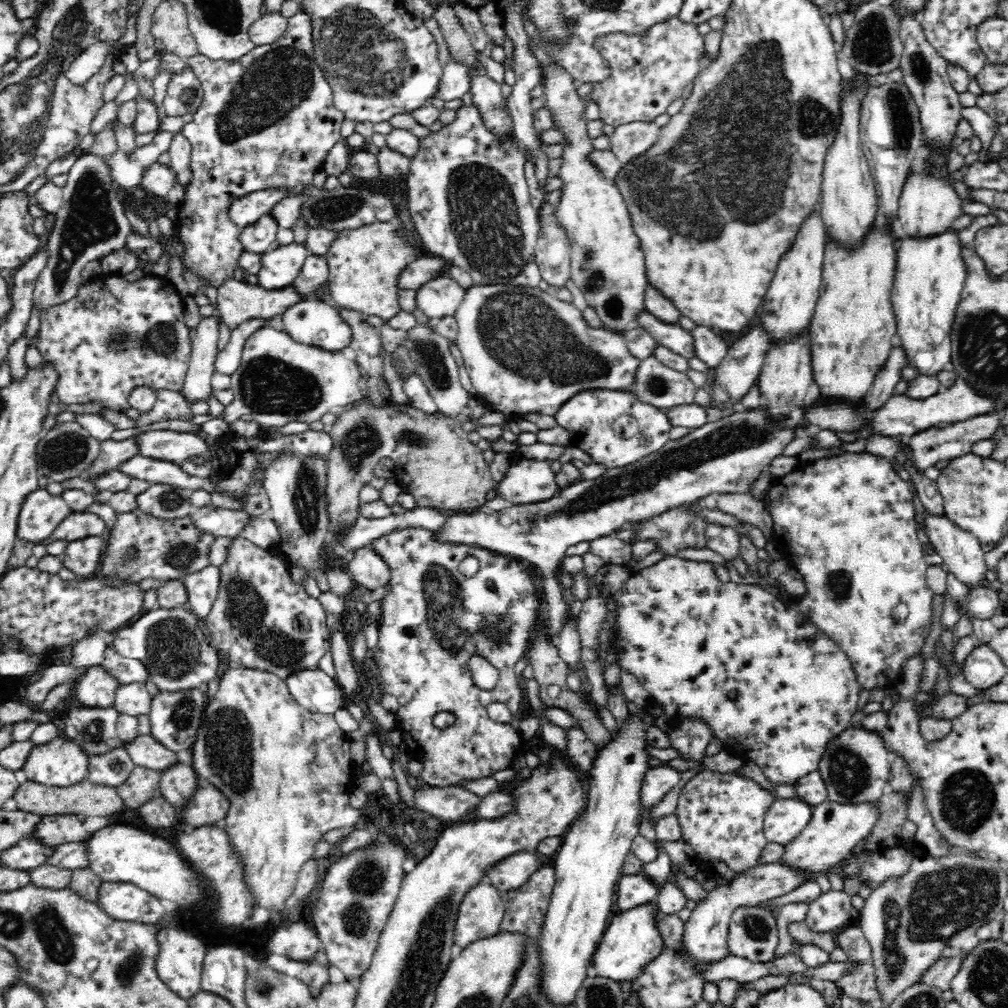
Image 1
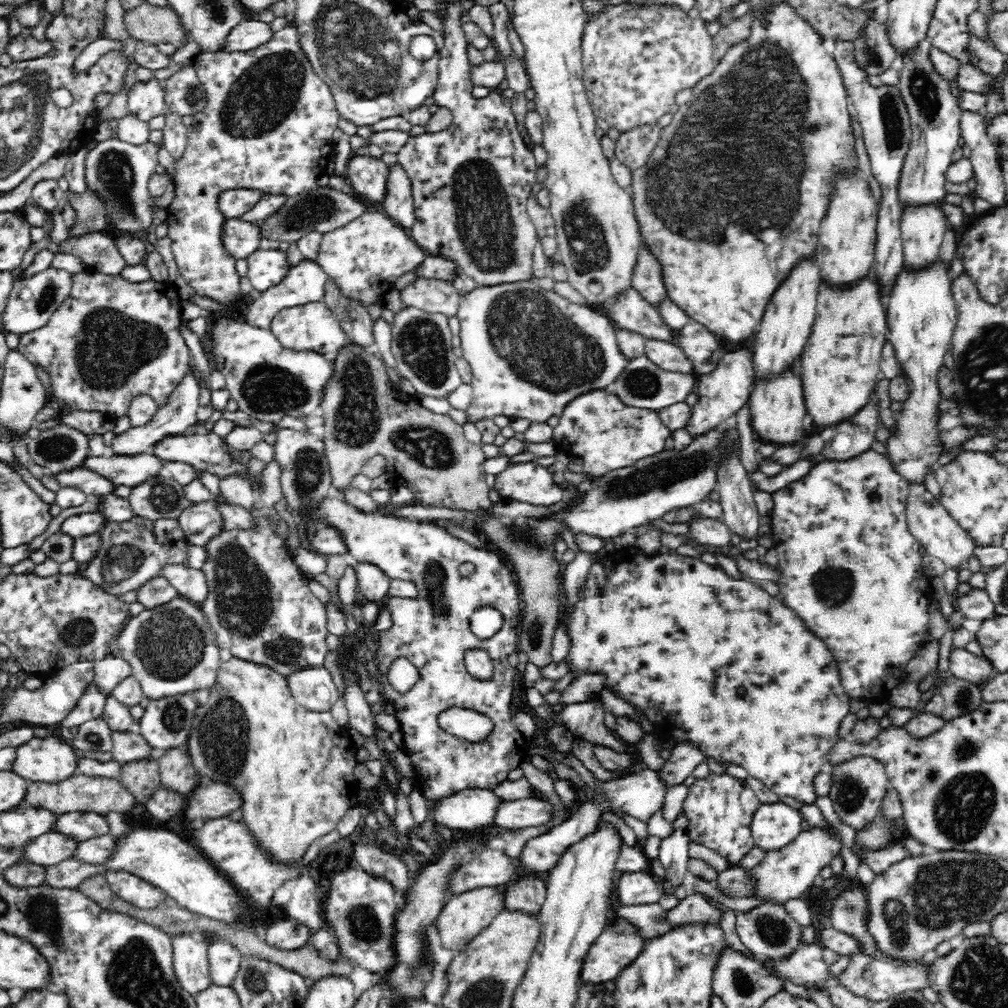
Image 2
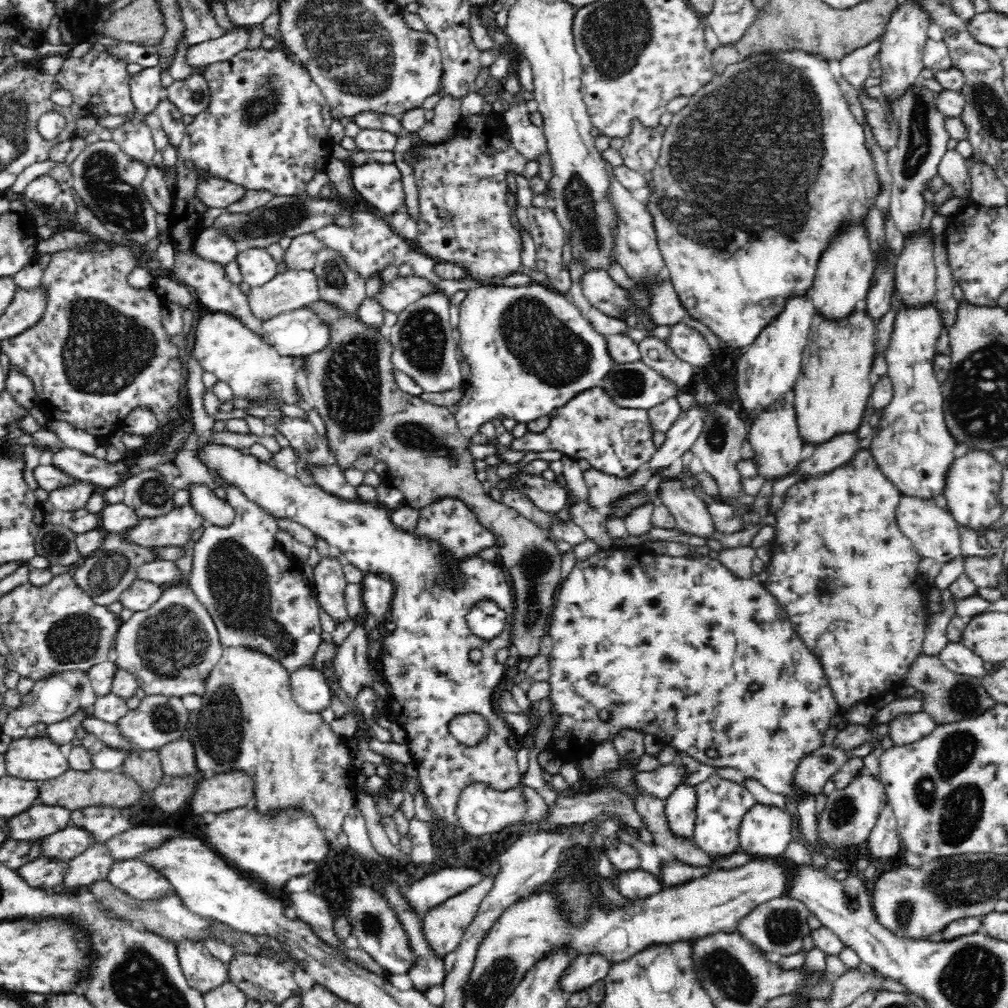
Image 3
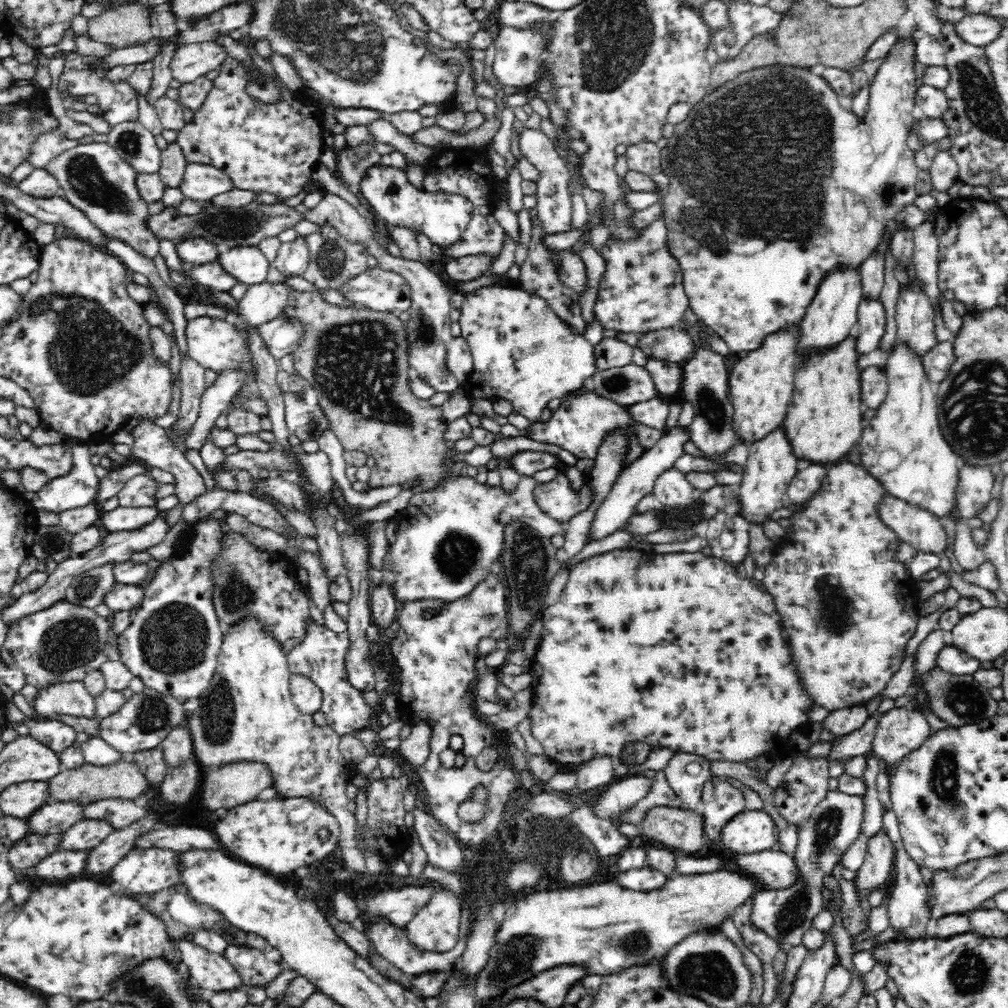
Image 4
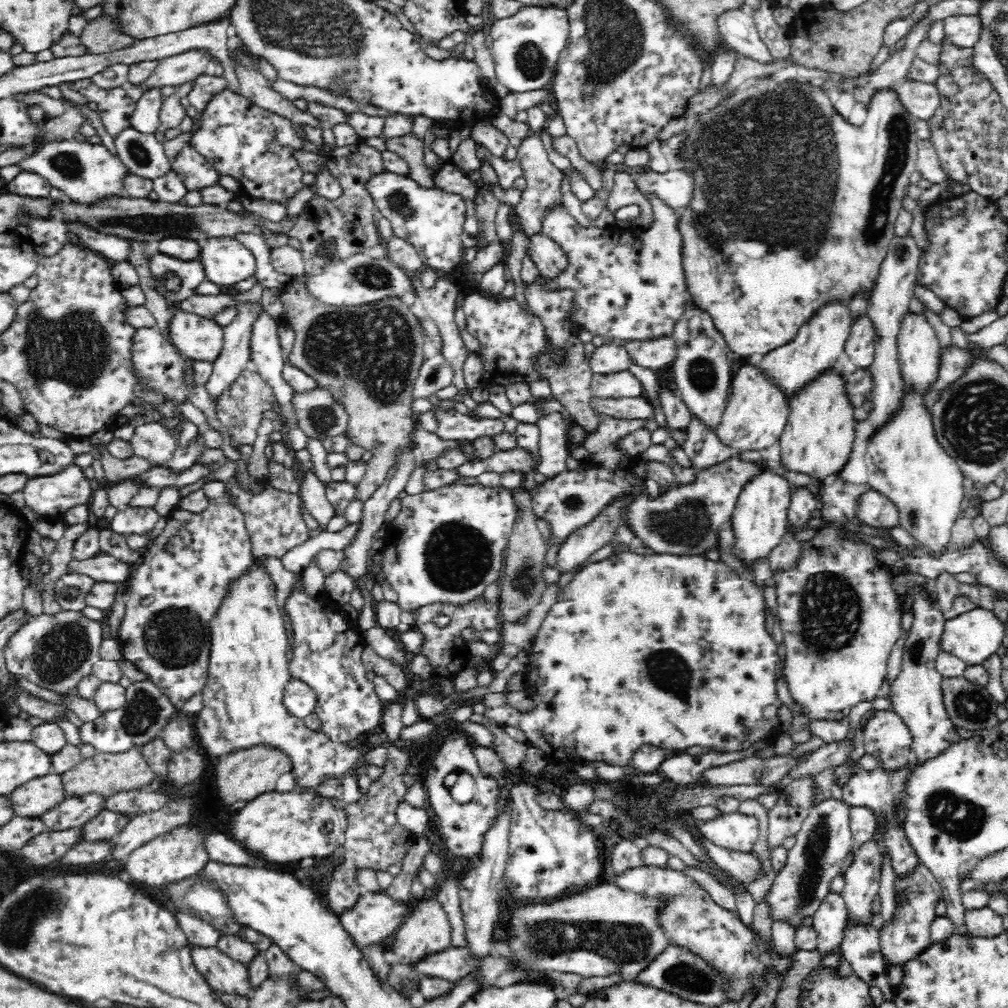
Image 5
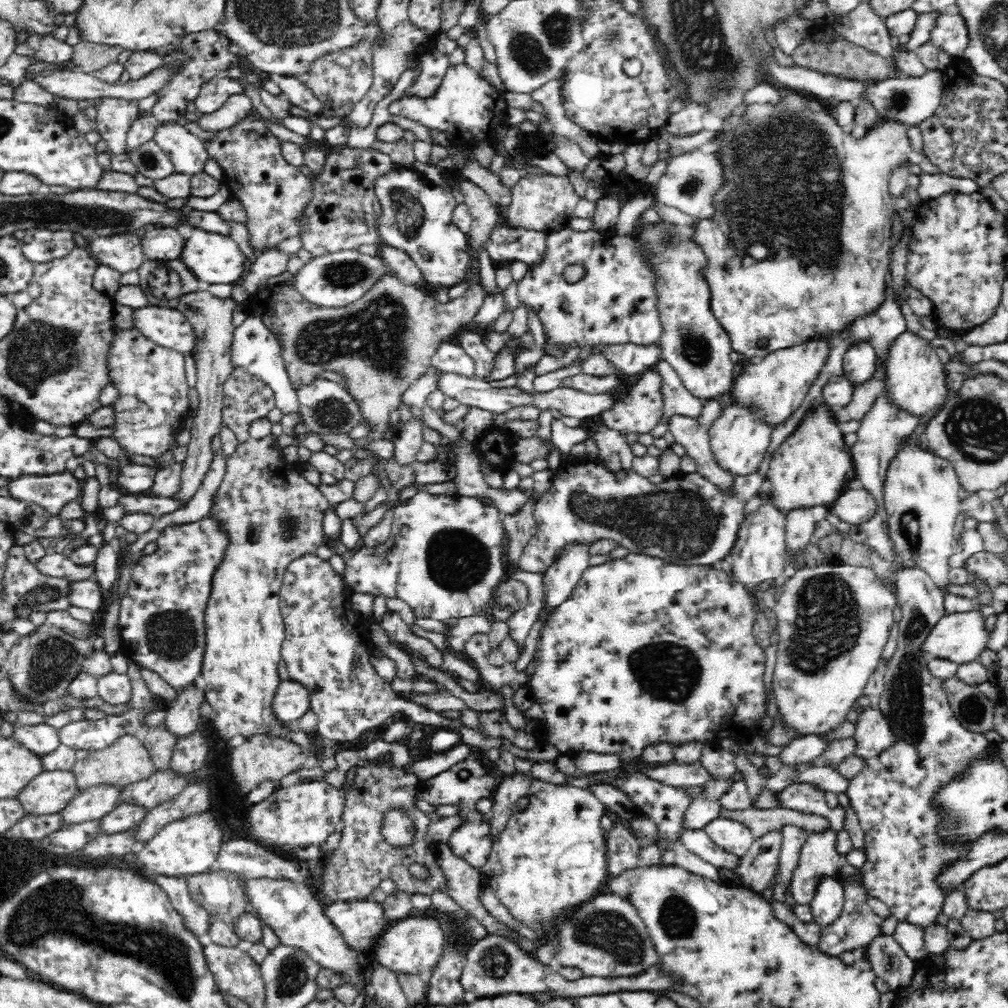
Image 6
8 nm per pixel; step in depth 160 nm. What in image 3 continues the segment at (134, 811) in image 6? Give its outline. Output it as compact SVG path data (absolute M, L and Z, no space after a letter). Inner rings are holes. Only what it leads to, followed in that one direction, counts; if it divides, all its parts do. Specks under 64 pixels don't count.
M70 824L64 830L50 834L42 840L42 854L70 861L82 852L86 852L94 842L94 833L86 828Z

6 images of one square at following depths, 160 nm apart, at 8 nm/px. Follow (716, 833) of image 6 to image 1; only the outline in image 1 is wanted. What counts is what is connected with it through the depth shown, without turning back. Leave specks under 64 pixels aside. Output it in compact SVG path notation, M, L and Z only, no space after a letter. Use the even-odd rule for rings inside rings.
M775 798L763 816L765 841L780 846L788 844L804 830L811 816L812 810L806 802Z

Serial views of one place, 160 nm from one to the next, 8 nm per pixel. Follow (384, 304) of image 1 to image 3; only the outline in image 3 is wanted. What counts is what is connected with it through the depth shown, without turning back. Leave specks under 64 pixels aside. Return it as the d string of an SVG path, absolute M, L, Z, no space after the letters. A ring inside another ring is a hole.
M359 208L354 210L354 218L352 218L352 221L354 221L354 224L352 224L350 228L347 228L347 226L346 228L340 228L330 223L329 225L321 226L320 229L315 230L313 235L319 238L322 244L331 246L336 249L338 253L342 253L342 255L348 259L348 263L365 277L365 281L370 279L373 275L379 275L384 268L387 268L390 264L398 266L404 261L410 261L414 270L414 275L425 278L430 281L435 288L449 296L456 294L458 290L463 290L467 293L468 290L484 285L507 286L510 288L510 286L528 286L536 284L533 278L520 273L506 275L505 277L496 275L488 277L487 279L474 279L468 277L460 280L446 280L437 274L437 260L428 257L425 253L417 251L414 246L398 236L379 215L374 214L374 212L366 208L364 211L360 211Z

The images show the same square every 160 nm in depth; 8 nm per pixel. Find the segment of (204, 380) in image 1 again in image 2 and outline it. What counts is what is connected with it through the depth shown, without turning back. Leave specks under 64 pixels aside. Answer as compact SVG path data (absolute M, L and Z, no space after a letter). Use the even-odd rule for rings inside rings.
M197 369L194 371L188 370L188 374L184 376L183 381L170 393L168 402L165 402L156 411L155 417L144 426L130 427L125 432L116 435L108 448L109 453L114 455L148 453L152 452L152 448L157 442L168 438L168 436L187 434L190 426L198 420L196 410L199 407L200 390L204 386L200 372Z

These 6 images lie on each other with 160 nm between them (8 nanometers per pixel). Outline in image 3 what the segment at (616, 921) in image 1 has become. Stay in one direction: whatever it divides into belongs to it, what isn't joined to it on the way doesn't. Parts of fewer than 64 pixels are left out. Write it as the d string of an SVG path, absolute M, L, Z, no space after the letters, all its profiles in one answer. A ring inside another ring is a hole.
M596 954L574 957L558 978L558 989L564 994L587 990L597 981L604 979L608 970L609 963Z

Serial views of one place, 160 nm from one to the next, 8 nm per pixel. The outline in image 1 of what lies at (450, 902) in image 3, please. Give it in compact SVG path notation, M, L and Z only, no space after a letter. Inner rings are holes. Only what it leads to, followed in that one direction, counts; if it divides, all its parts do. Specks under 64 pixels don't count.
M488 882L474 885L460 901L453 928L454 945L464 949L500 929L505 906L501 892Z

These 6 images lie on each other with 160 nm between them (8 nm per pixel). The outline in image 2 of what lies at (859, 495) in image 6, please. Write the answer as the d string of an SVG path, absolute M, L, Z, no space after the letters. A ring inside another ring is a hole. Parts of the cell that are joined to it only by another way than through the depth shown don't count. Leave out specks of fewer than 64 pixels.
M909 484L905 517L908 531L930 556L940 558L947 568L957 570L958 567L966 567L969 556L976 548L975 541L940 504L940 500L928 492L925 486Z

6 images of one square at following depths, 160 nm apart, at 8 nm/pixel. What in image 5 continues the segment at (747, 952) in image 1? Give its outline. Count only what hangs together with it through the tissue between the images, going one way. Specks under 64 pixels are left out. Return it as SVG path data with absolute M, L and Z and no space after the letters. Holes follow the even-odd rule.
M841 797L828 798L814 806L804 818L801 829L795 834L796 842L787 852L784 867L776 873L765 901L770 906L770 918L783 920L795 929L804 917L812 916L824 897L830 892L830 882L838 875L844 858L852 846L852 833L848 824L850 806Z

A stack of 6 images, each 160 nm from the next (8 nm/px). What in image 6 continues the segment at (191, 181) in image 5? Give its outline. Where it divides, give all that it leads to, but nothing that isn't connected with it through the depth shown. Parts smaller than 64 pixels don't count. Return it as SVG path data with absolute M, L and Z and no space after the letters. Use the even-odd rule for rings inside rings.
M166 122L154 130L153 140L171 158L175 172L194 174L204 171L208 151L205 141L178 122Z

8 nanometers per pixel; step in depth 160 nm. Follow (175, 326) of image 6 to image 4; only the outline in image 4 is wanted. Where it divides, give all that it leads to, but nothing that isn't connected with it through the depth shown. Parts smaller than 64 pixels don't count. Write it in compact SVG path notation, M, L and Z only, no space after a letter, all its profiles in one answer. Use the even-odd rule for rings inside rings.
M200 316L193 320L187 320L184 336L186 336L188 354L199 365L216 372L221 368L240 368L246 373L246 382L252 382L250 353L248 346L245 346L245 338L242 338L226 319Z

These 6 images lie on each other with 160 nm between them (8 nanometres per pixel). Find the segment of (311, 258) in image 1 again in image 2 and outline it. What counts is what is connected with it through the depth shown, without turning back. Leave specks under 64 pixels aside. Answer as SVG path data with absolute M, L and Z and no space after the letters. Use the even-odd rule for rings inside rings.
M302 260L295 266L290 266L288 274L282 278L281 282L267 288L265 291L254 293L252 300L247 304L245 321L252 326L258 328L269 328L276 313L284 308L292 308L293 306L302 306L308 302L320 302L325 295L325 283L328 276L317 262Z

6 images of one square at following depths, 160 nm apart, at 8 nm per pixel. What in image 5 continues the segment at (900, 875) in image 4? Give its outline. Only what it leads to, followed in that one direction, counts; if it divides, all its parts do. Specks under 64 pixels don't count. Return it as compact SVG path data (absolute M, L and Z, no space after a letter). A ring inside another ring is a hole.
M920 865L912 876L895 880L894 890L906 893L906 898L897 905L893 918L886 921L884 928L880 930L881 952L884 963L906 964L906 962L918 958L920 954L924 954L932 945L929 928L932 921L937 917L935 906L942 900L942 887L930 869Z

